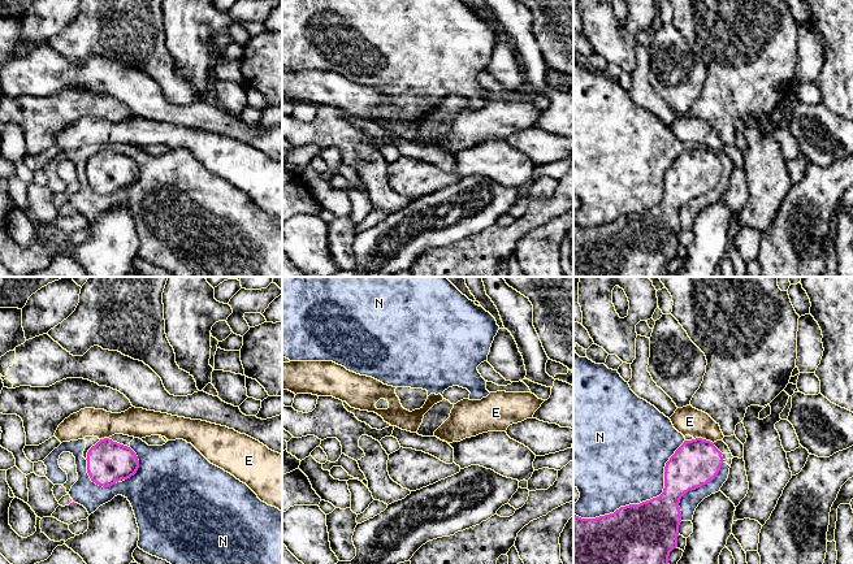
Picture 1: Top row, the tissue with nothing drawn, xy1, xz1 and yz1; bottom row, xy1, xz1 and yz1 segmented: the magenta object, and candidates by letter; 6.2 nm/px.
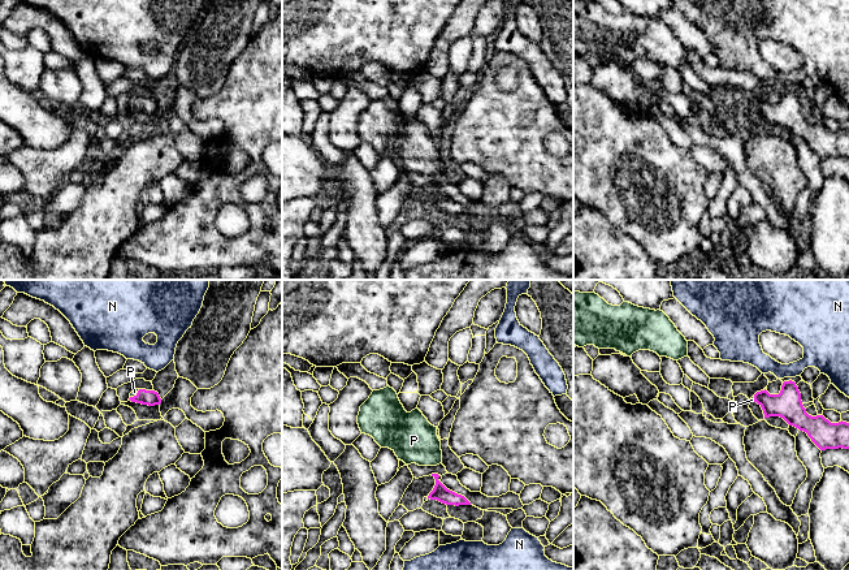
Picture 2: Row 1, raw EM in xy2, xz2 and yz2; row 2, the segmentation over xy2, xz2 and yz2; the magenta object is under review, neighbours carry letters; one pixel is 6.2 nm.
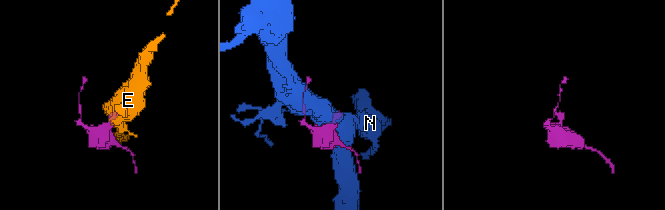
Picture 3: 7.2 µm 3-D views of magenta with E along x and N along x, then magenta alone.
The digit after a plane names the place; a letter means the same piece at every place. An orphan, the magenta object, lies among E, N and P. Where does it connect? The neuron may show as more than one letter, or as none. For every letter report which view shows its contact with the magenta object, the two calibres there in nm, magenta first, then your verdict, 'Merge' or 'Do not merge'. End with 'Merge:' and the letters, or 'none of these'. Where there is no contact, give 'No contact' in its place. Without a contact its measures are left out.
E: Touches magenta in yz1. Thickness 280 nm (magenta) against 180 nm. Do not merge
N: Touches magenta in yz1. Thickness 440 nm (magenta) against 460 nm. Do not merge
P: Touches magenta in xy2. Thickness 100 nm (magenta) against 40 nm. Merge
Merge: P

